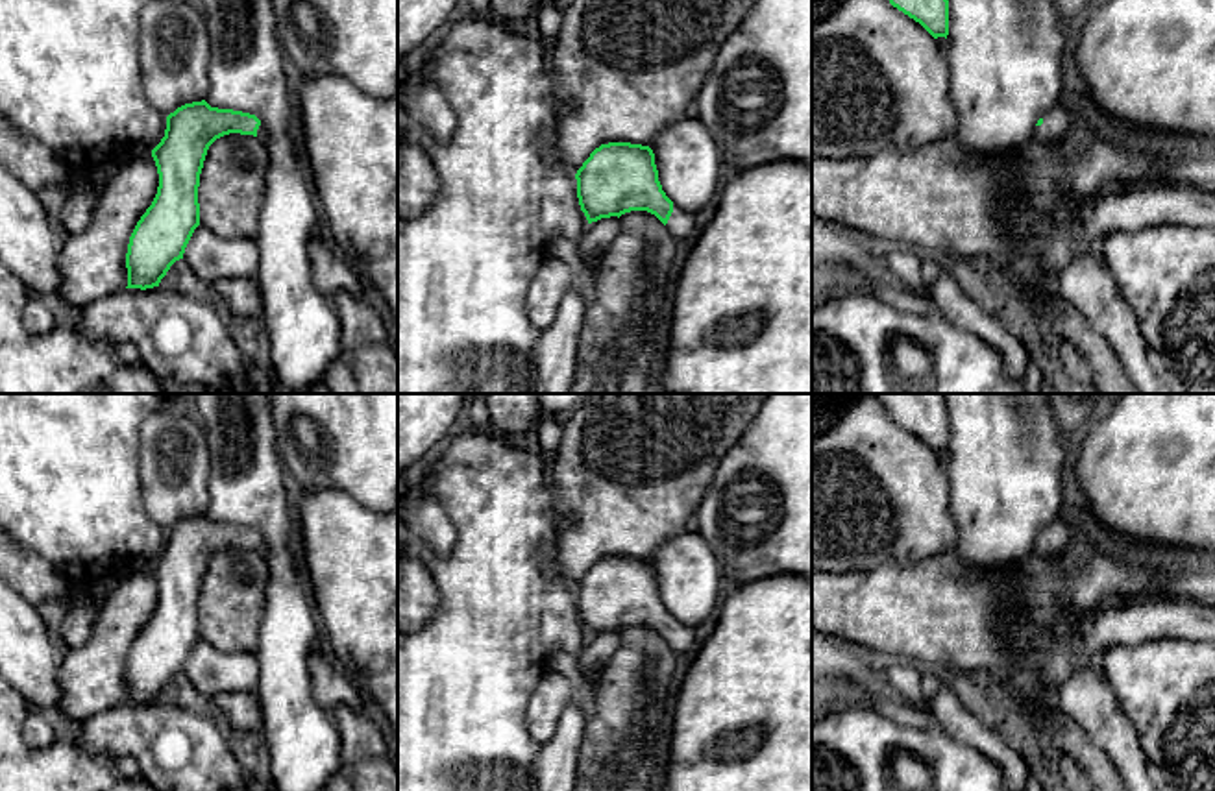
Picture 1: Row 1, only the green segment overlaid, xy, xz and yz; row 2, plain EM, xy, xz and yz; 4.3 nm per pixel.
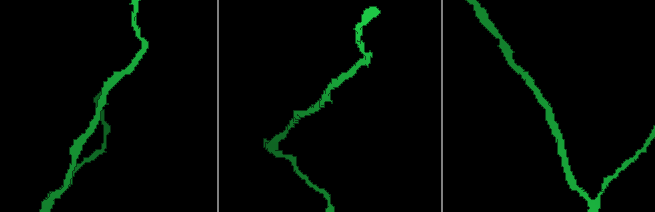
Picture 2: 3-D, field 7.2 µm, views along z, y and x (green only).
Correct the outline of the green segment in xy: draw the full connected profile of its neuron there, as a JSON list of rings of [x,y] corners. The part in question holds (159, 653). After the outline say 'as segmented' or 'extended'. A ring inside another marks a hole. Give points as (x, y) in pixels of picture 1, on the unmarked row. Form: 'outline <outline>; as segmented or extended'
outline [[[205,514],[185,517],[166,530],[165,551],[152,564],[159,601],[129,651],[126,702],[159,700],[170,680],[183,673],[200,639],[198,601],[207,564],[229,547],[268,553],[255,529],[211,521]]]; extended

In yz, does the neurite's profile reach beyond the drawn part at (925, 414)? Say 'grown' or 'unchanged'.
unchanged

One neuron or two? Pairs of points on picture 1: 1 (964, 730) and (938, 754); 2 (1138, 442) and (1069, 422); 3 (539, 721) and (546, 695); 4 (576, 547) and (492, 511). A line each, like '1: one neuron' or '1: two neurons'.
1: two neurons
2: two neurons
3: one neuron
4: two neurons

